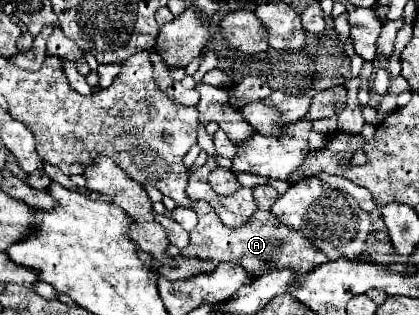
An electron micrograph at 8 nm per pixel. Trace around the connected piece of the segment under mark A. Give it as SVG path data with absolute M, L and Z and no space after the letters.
M266 184L266 186L254 188L254 198L258 198L258 210L254 212L254 218L250 218L250 222L246 222L246 226L240 226L240 228L224 226L208 202L198 202L198 206L194 206L194 212L198 214L198 224L190 232L190 244L182 250L182 254L212 260L214 264L228 260L244 266L254 276L262 276L268 270L284 268L284 266L294 270L296 274L306 274L310 272L310 268L316 268L328 262L326 256L308 242L308 238L302 238L302 234L282 226L282 222L274 218L270 208L276 202L278 194L272 186Z

